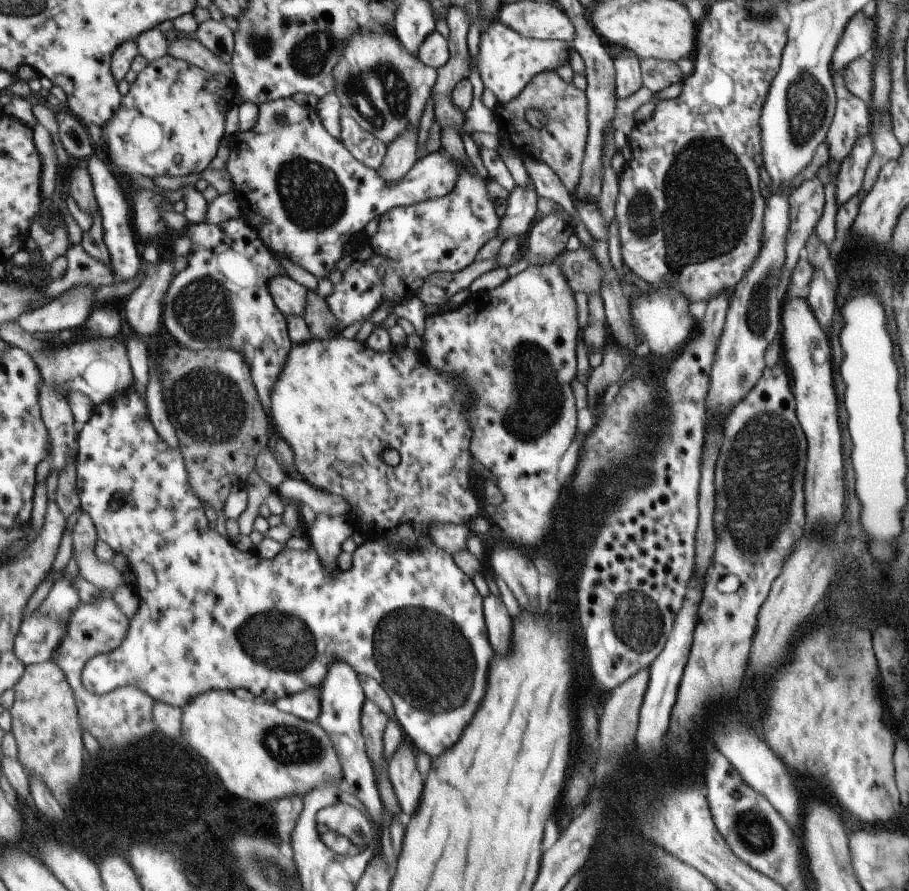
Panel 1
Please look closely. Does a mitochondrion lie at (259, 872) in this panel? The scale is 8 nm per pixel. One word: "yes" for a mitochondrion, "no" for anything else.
yes

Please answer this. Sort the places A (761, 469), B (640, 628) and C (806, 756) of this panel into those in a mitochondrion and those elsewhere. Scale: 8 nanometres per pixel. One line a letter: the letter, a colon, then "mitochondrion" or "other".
A: mitochondrion
B: mitochondrion
C: other

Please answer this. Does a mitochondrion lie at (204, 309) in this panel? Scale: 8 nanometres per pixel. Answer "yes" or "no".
yes

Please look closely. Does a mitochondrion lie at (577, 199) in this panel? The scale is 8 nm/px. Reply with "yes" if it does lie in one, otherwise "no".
no

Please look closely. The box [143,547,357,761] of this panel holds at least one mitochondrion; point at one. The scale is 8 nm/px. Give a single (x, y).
(275, 640)

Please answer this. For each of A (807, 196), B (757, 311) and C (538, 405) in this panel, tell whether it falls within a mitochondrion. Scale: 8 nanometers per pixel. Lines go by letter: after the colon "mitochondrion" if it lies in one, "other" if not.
A: other
B: mitochondrion
C: mitochondrion

